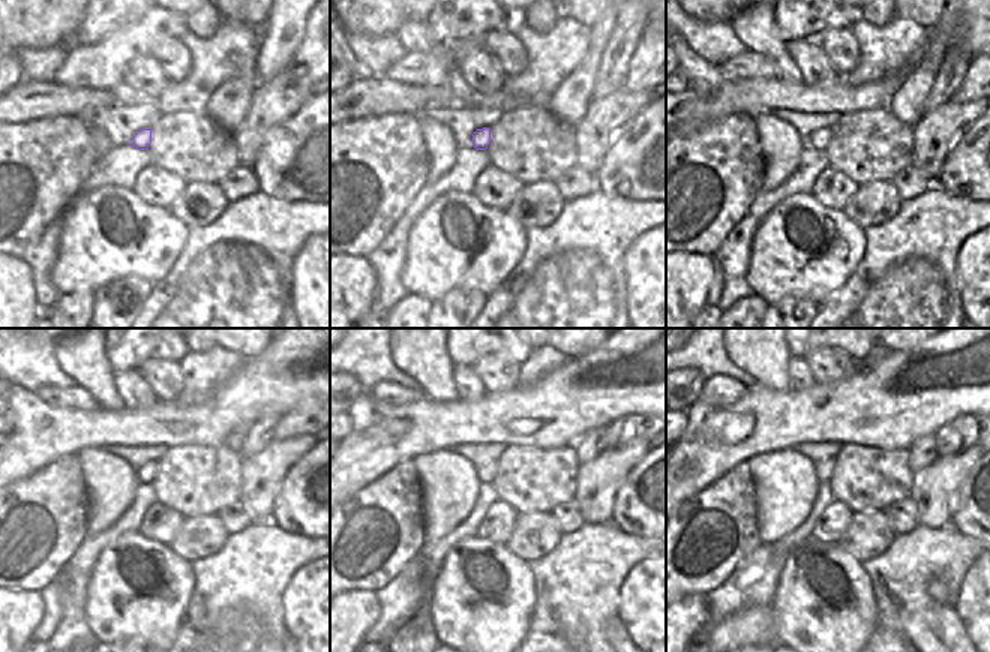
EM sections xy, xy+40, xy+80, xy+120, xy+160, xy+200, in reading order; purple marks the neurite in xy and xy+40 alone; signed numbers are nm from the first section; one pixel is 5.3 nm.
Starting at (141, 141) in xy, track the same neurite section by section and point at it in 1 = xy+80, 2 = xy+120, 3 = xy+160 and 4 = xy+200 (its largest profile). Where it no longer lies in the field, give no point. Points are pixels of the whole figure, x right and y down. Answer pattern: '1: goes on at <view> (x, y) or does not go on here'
1: goes on at xy+80 (819, 138)
2: goes on at xy+120 (146, 474)
3: goes on at xy+160 (483, 474)
4: goes on at xy+200 (819, 474)

